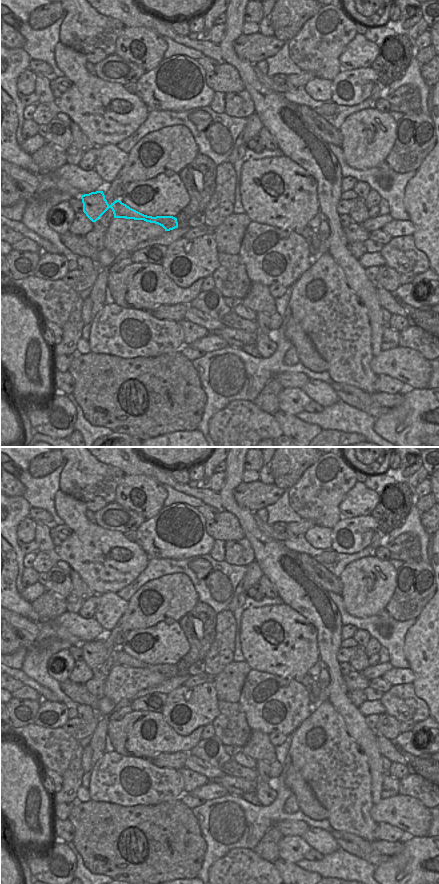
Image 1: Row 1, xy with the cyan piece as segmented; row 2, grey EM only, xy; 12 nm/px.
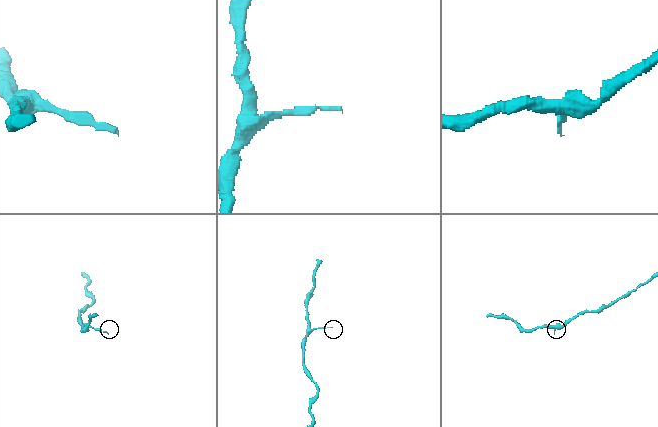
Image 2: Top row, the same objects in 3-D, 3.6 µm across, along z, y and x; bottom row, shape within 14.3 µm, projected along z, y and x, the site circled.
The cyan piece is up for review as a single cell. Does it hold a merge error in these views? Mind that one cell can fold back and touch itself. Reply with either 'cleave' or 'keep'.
keep

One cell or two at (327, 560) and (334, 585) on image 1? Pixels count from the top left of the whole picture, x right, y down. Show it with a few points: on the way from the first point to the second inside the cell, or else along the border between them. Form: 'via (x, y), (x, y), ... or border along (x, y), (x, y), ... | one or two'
border along (310, 557), (338, 578) | two

